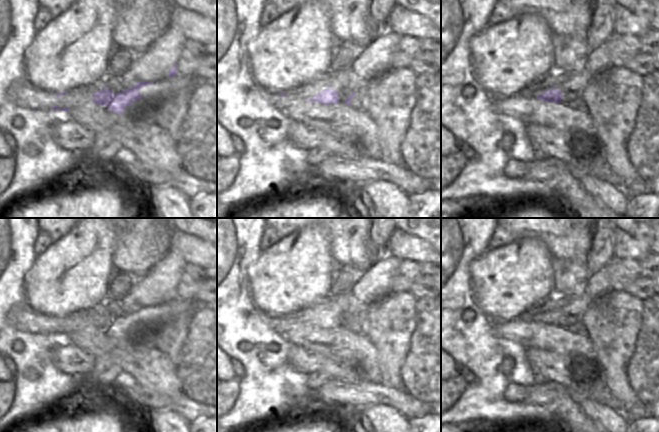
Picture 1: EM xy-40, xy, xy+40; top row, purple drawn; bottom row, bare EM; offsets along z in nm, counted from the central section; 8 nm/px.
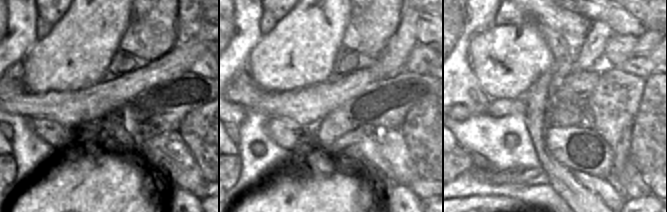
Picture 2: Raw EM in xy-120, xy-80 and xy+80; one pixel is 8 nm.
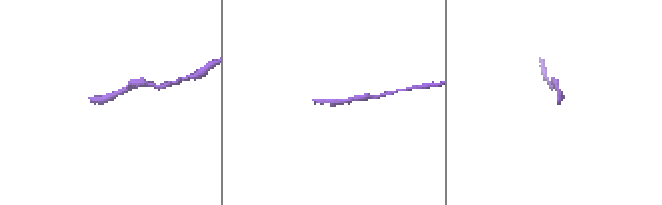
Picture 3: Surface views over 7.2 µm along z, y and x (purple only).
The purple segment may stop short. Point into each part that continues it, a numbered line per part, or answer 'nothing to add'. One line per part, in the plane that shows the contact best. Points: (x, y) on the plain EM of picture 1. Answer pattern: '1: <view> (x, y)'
nothing to add

